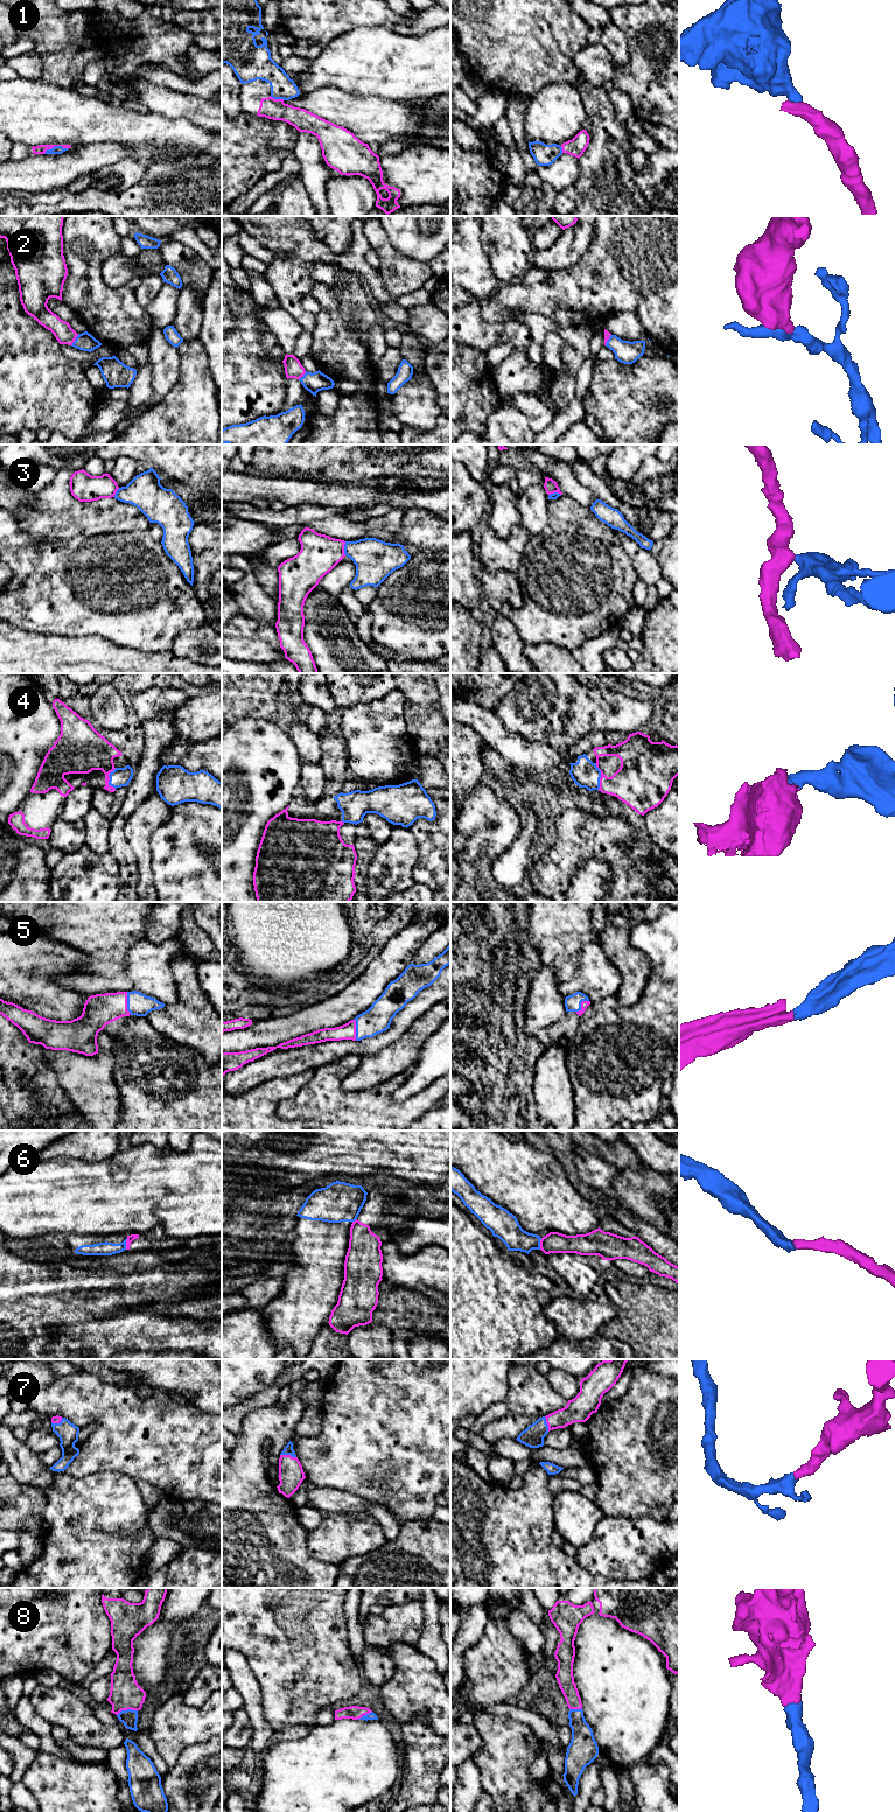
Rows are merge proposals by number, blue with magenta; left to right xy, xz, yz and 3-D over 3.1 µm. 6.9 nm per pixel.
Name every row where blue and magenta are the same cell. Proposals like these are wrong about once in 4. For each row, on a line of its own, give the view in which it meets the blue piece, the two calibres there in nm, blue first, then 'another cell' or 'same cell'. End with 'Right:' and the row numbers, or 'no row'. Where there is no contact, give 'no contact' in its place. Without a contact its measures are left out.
1: xy | 60/60 nm | same cell
2: xy | 120/130 nm | same cell
3: xz | 280/260 nm | another cell
4: yz | 190/300 nm | same cell
5: xy | 160/220 nm | same cell
6: xy | 100/50 nm | another cell
7: xz | 70/180 nm | same cell
8: xy | 110/220 nm | same cell
Right: 1, 2, 4, 5, 7, 8

